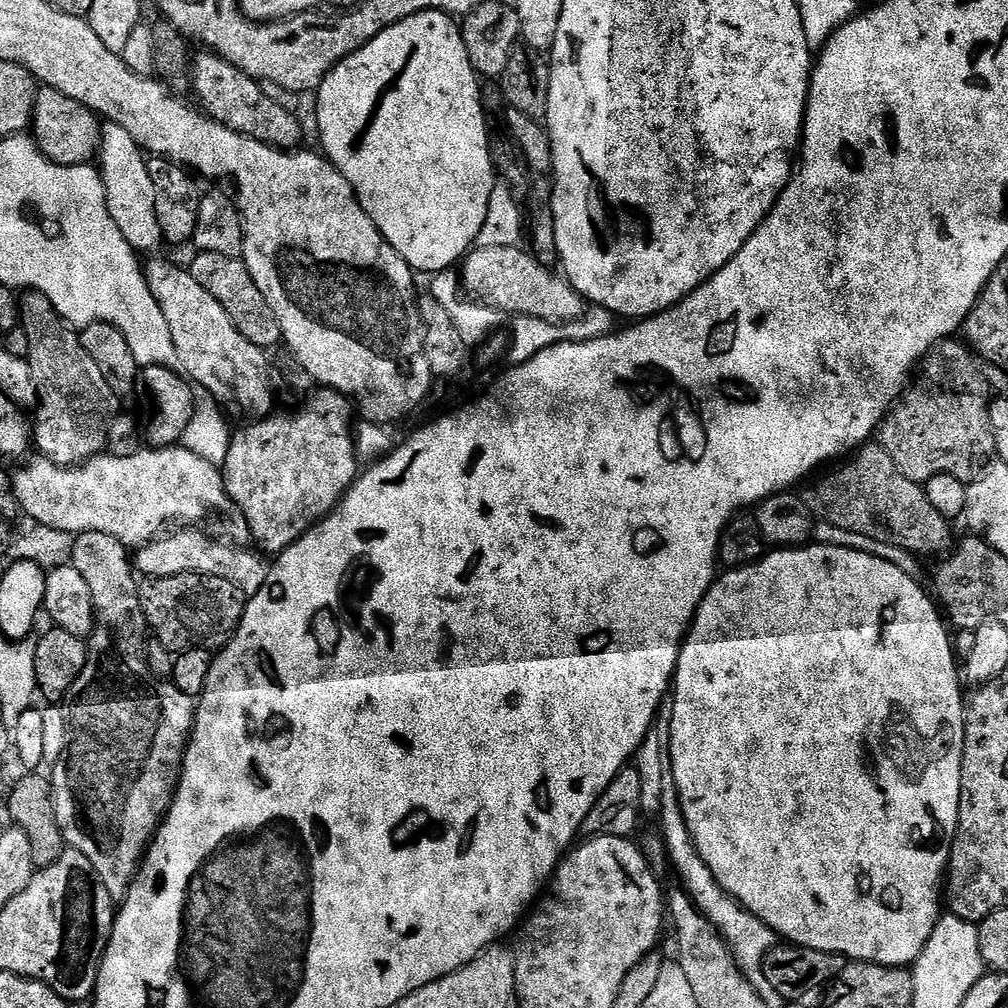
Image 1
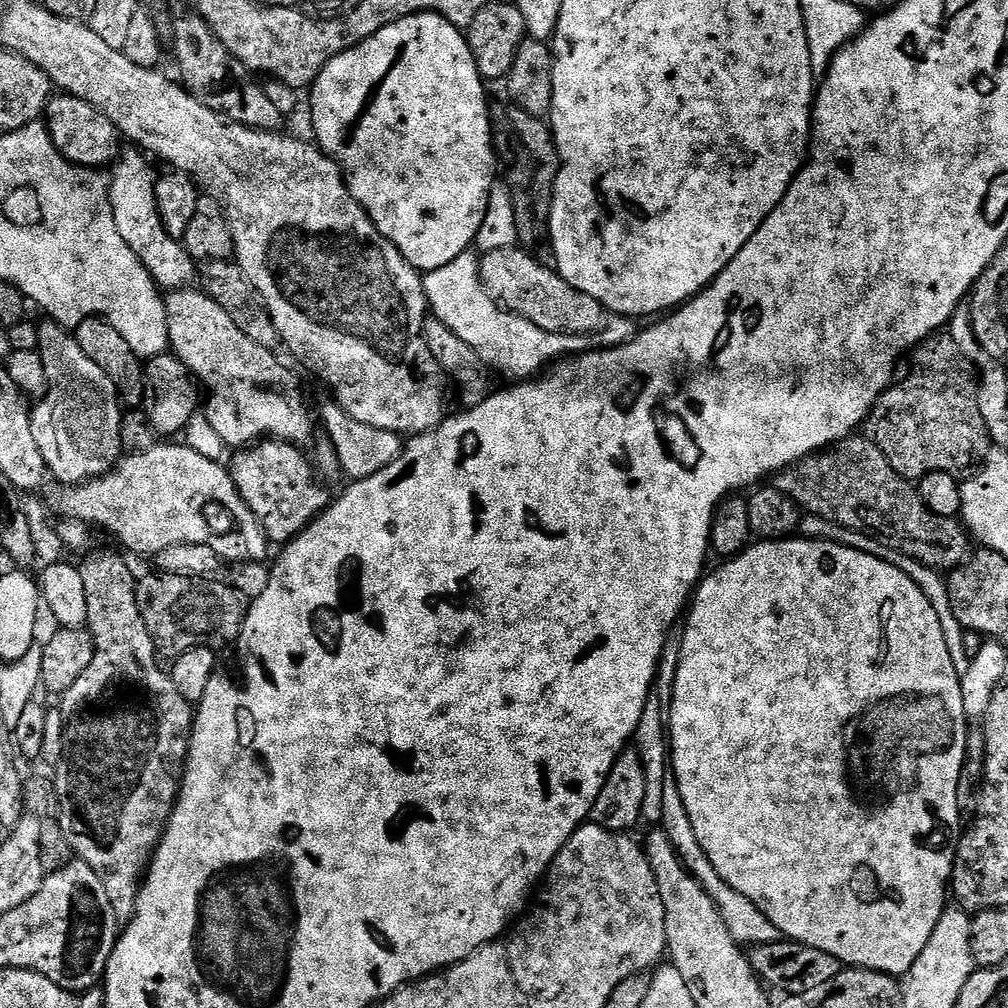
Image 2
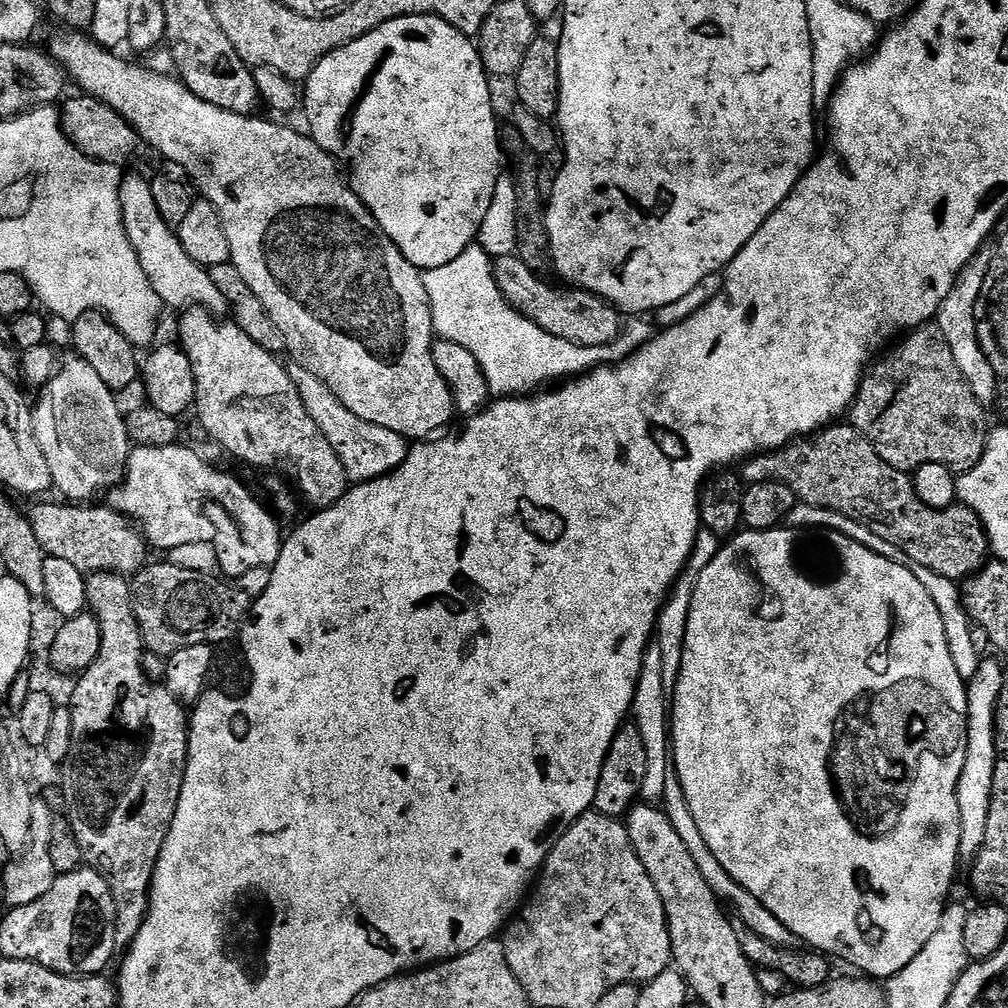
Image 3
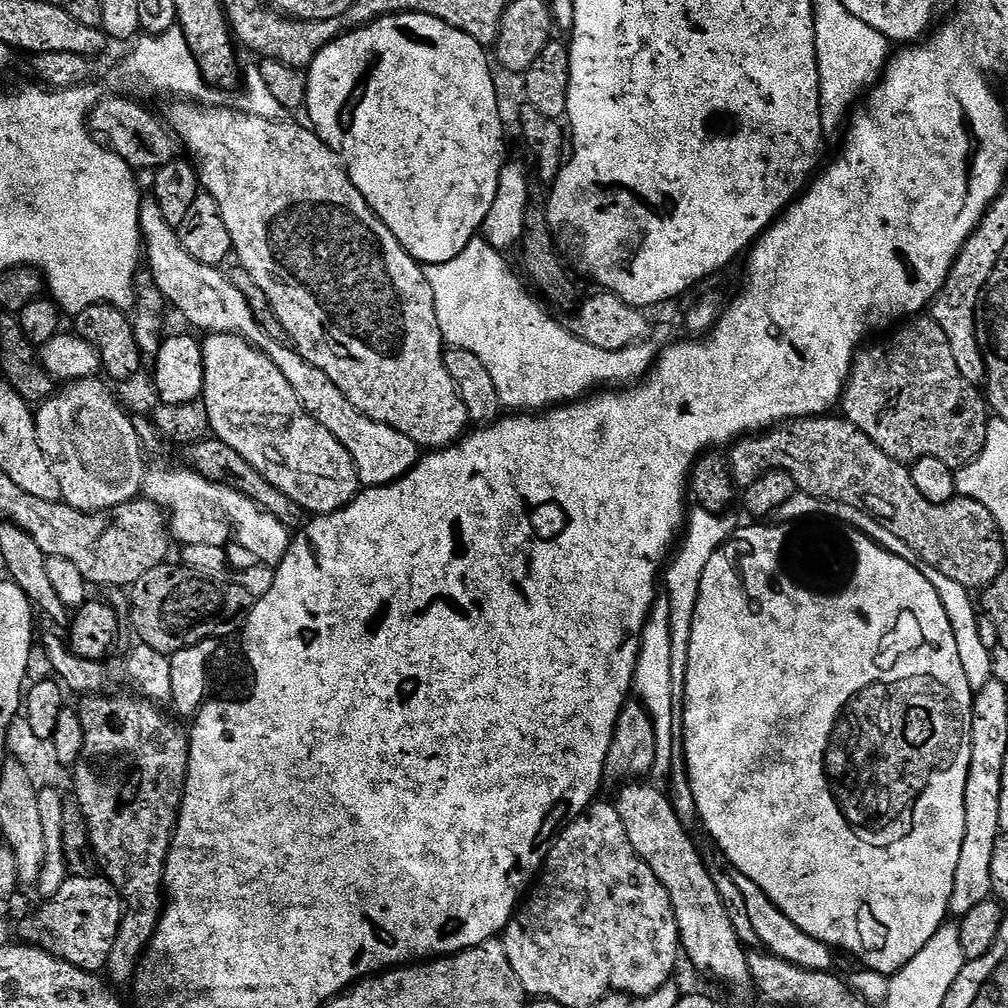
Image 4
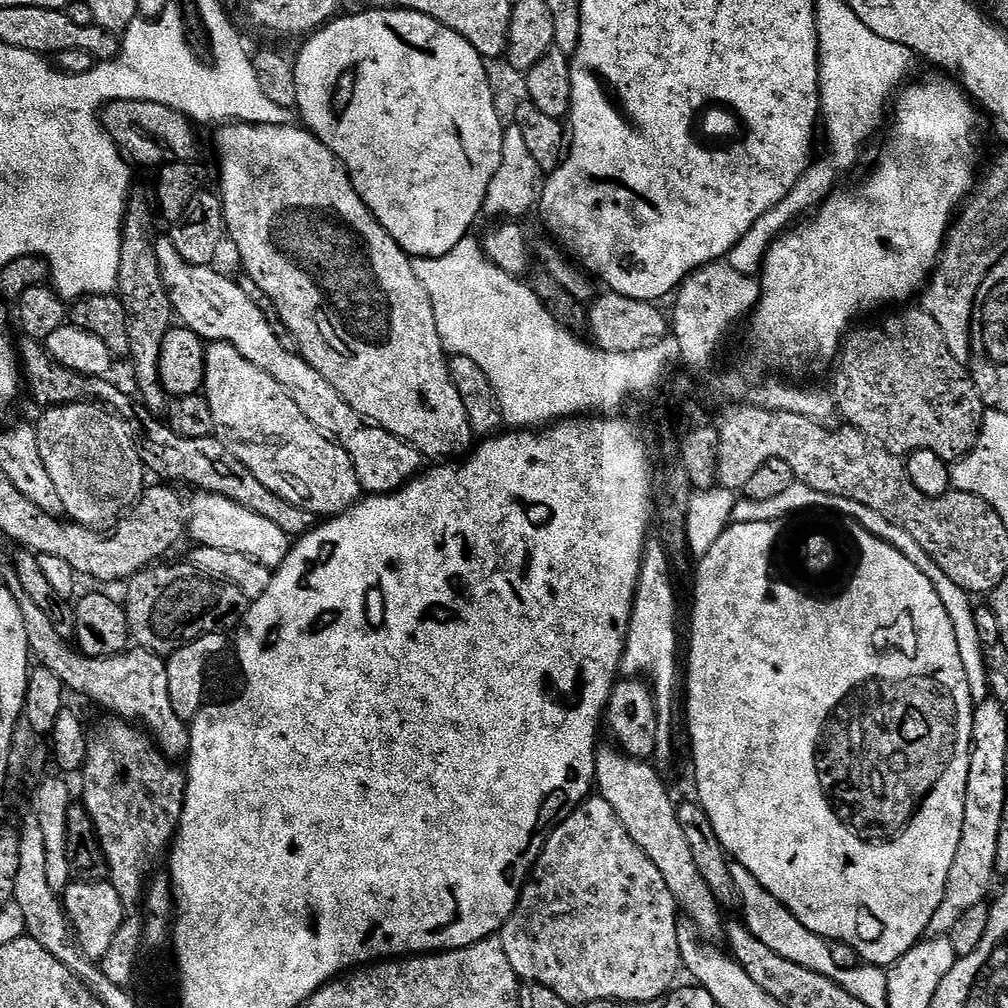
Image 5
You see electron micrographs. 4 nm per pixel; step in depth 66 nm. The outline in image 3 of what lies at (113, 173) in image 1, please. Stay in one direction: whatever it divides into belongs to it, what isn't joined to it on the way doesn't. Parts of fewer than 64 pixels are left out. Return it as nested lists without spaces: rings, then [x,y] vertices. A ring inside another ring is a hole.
[[[125,175],[120,182],[120,204],[124,208],[124,229],[138,254],[138,262],[158,294],[161,305],[179,310],[189,308],[207,308],[213,314],[229,311],[229,303],[222,290],[214,284],[209,269],[204,268],[182,246],[179,235],[173,225],[162,218],[158,202],[154,198],[152,180],[144,176]]]

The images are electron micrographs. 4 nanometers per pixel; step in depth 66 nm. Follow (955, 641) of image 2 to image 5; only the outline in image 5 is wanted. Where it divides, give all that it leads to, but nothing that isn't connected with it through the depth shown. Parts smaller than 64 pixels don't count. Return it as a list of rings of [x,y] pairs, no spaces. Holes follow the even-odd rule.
[[[799,482],[792,484],[785,492],[778,494],[775,498],[768,498],[764,502],[754,502],[747,498],[742,498],[737,501],[735,509],[733,510],[732,519],[735,523],[749,524],[750,522],[766,522],[787,519],[791,517],[792,513],[808,508],[826,508],[830,512],[840,512],[848,518],[853,518],[861,524],[867,532],[873,533],[879,540],[886,541],[887,544],[894,546],[900,553],[905,554],[914,566],[918,566],[918,570],[930,579],[930,582],[938,591],[938,598],[942,601],[942,606],[946,609],[946,614],[950,617],[951,625],[954,626],[954,634],[958,643],[958,654],[961,655],[963,669],[966,673],[966,680],[969,683],[970,694],[975,705],[988,700],[991,697],[991,677],[990,671],[986,666],[986,649],[980,642],[979,633],[976,629],[975,622],[975,603],[971,593],[968,593],[957,583],[951,582],[950,578],[946,578],[941,568],[933,562],[926,550],[914,541],[906,530],[901,527],[894,526],[888,519],[882,517],[877,511],[871,510],[870,507],[862,506],[861,503],[854,502],[850,499],[838,498],[837,496],[826,496],[821,492],[814,491],[810,487]],[[842,509],[842,510],[840,510]],[[840,510],[840,511],[836,511]],[[986,655],[986,656],[985,656]]]

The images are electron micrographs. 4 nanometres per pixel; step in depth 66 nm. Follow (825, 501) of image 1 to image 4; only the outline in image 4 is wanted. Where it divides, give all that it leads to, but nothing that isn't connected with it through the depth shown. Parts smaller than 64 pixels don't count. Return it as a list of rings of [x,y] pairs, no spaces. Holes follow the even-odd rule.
[[[825,414],[807,420],[789,420],[775,428],[767,429],[759,434],[749,434],[733,443],[727,453],[728,475],[737,489],[743,490],[750,482],[758,482],[764,472],[782,471],[794,478],[797,489],[801,493],[835,504],[849,504],[864,512],[886,530],[900,538],[910,546],[922,563],[928,563],[953,582],[969,590],[983,590],[992,584],[998,574],[1005,571],[1005,541],[1000,539],[1000,531],[996,529],[994,518],[982,502],[974,502],[970,498],[956,495],[950,502],[935,504],[926,502],[918,490],[914,490],[912,473],[909,465],[900,464],[890,458],[858,426],[839,415]]]

